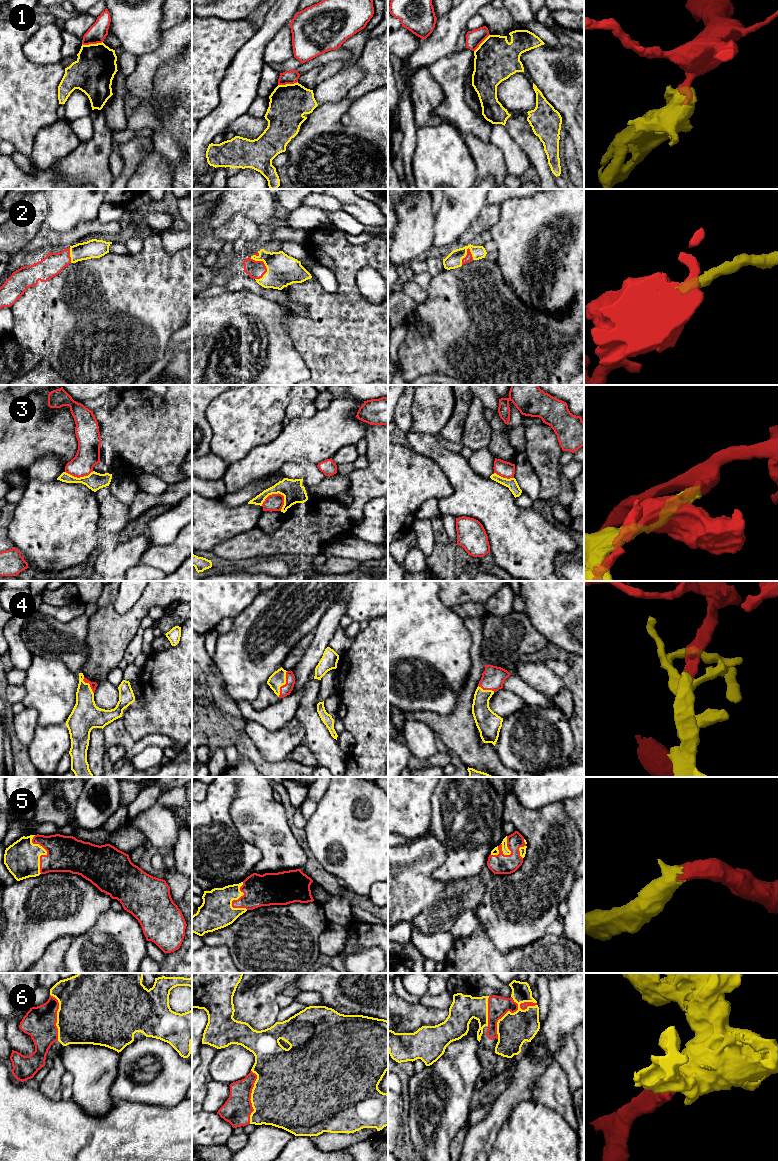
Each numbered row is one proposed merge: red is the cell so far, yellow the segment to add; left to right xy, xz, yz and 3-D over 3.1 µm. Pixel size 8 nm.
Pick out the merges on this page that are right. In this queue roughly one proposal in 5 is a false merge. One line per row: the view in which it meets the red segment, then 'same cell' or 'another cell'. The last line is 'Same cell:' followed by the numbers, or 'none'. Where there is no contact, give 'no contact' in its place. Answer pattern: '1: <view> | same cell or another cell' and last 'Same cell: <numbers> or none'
1: xy | another cell
2: xz | same cell
3: xz | another cell
4: xz | same cell
5: xy | same cell
6: yz | same cell
Same cell: 2, 4, 5, 6

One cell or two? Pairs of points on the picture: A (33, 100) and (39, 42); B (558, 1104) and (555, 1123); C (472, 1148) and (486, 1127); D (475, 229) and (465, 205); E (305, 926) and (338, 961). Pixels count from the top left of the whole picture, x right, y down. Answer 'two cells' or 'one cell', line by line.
A: two cells
B: two cells
C: one cell
D: two cells
E: two cells

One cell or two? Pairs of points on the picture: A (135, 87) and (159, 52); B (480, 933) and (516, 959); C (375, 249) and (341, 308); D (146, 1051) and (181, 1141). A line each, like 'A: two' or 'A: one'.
A: one
B: one
C: one
D: two

